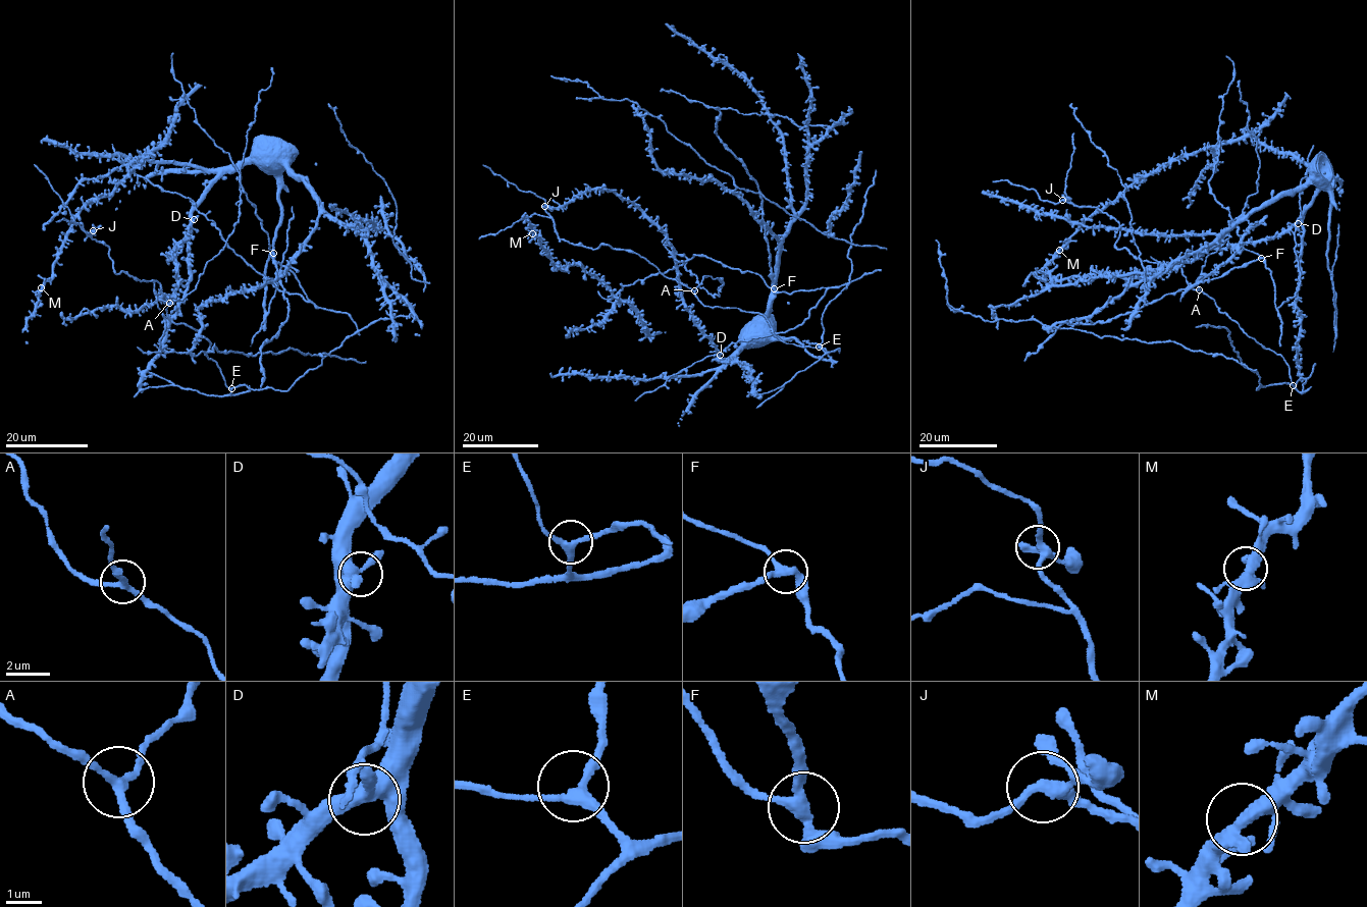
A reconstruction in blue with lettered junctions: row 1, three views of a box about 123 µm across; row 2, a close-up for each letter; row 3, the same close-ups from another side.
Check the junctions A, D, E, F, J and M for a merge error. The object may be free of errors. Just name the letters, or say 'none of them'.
F

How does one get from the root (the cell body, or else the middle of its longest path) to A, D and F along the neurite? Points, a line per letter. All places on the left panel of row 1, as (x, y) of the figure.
A: (276, 154), (221, 174), (192, 211), (189, 287), (141, 382), (228, 395), (209, 341), (171, 320), (169, 303)
D: (276, 154), (262, 163), (245, 163), (221, 174), (193, 212), (194, 219)
F: (276, 154), (221, 174), (192, 213), (213, 222), (225, 244), (278, 289), (308, 300), (273, 252)

